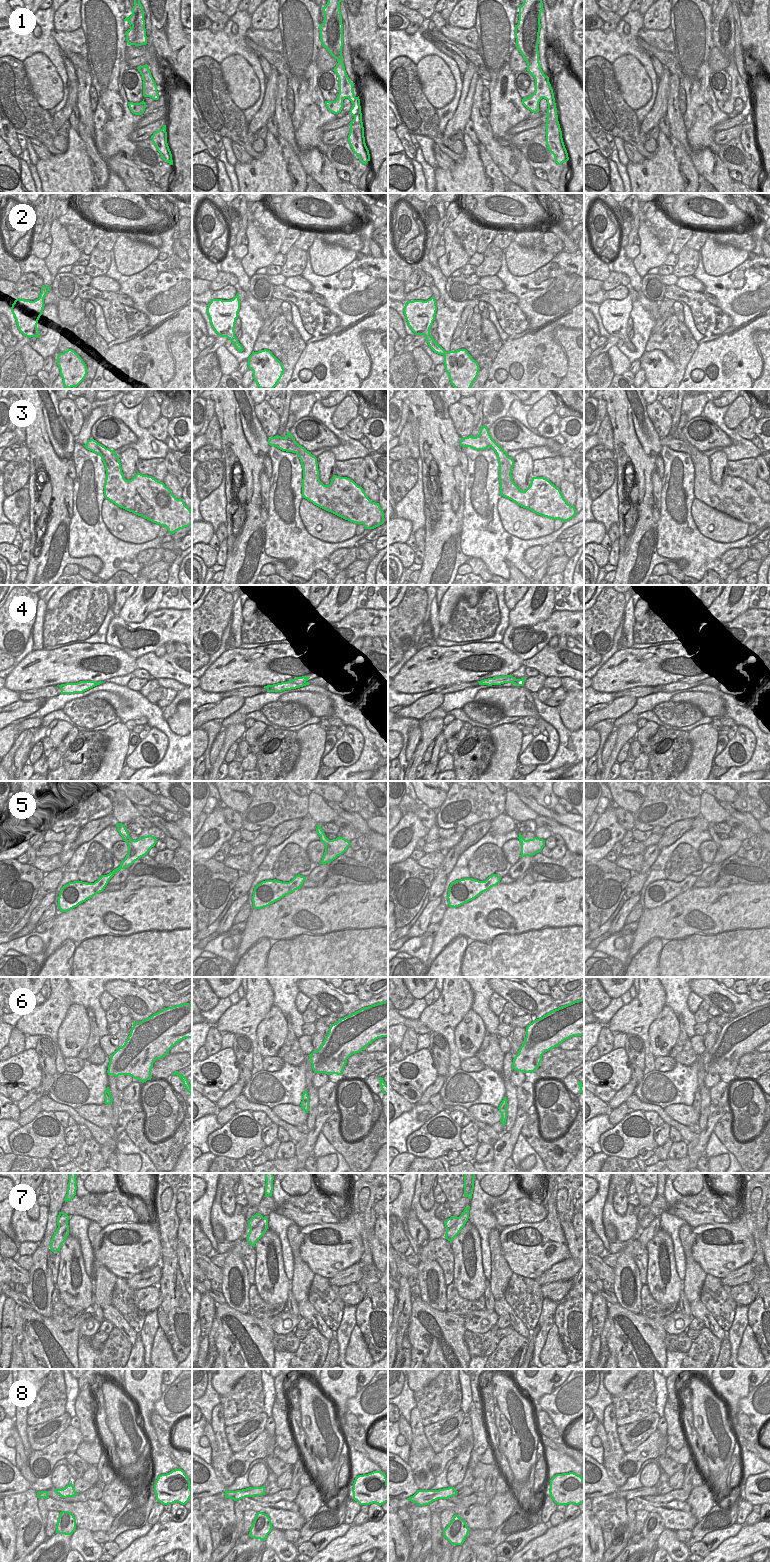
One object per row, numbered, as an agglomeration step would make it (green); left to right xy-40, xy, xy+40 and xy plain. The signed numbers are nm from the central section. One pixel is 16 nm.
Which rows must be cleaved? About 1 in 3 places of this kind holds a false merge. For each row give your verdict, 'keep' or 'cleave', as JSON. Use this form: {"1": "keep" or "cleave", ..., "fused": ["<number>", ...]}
{"1": "keep", "2": "keep", "3": "cleave", "4": "keep", "5": "keep", "6": "keep", "7": "cleave", "8": "keep", "fused": ["3", "7"]}

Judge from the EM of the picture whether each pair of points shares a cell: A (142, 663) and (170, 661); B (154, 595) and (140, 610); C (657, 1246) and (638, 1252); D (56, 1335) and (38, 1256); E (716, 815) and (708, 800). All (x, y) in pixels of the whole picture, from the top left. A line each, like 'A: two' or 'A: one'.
A: one
B: one
C: two
D: two
E: one

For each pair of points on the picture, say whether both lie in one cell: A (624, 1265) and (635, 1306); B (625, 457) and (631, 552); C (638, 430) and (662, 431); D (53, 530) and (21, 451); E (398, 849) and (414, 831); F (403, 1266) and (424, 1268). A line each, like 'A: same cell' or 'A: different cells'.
A: same cell
B: same cell
C: different cells
D: different cells
E: same cell
F: different cells

